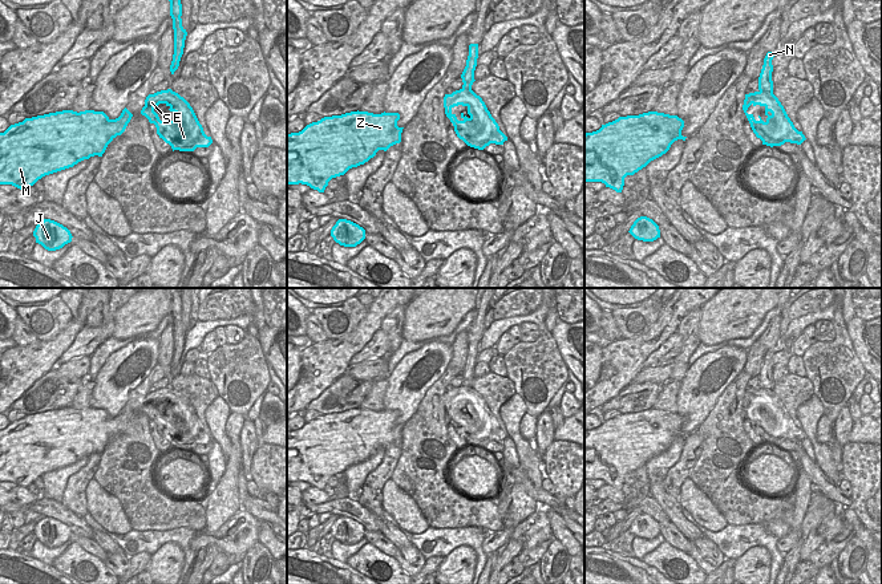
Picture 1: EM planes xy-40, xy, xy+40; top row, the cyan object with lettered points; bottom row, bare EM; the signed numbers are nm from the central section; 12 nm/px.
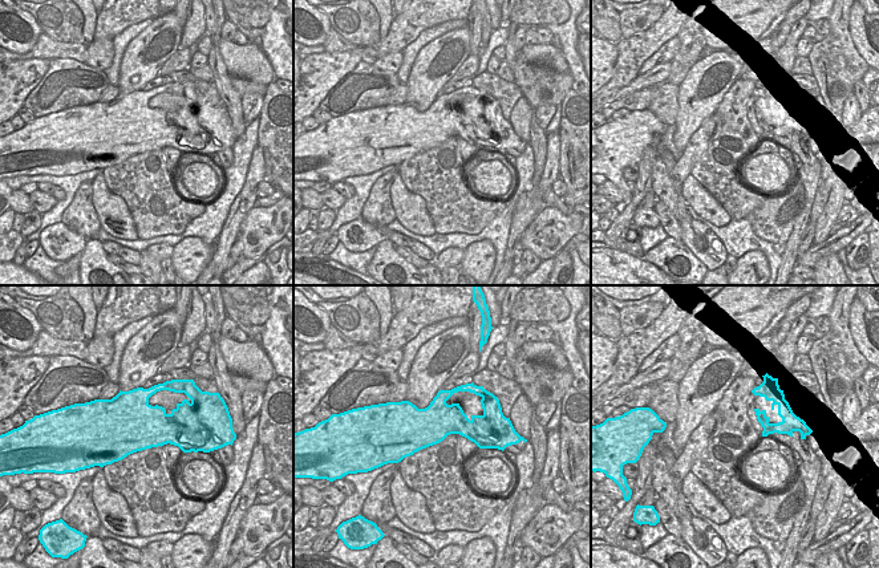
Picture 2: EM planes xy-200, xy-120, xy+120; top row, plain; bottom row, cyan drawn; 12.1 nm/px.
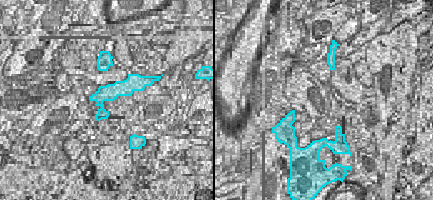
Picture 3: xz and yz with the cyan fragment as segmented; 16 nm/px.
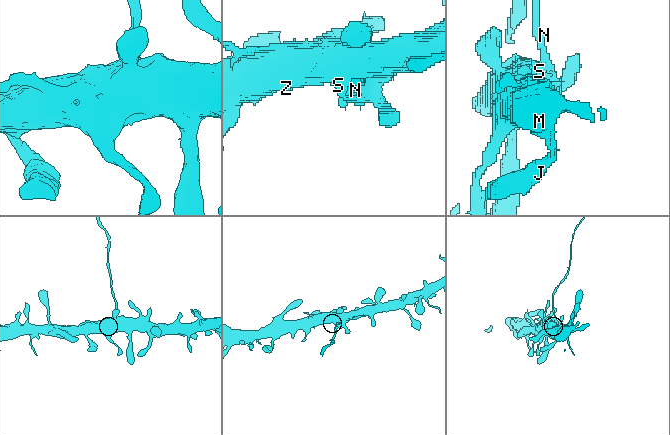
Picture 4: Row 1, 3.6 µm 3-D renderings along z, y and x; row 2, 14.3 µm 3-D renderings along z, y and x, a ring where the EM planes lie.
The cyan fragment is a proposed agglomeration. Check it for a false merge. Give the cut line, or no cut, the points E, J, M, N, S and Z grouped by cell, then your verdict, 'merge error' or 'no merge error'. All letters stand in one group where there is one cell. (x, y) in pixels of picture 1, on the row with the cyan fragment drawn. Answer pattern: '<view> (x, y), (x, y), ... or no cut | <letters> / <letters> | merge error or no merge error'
xy+40 (760, 89), (772, 93) | E J M S Z / N | merge error

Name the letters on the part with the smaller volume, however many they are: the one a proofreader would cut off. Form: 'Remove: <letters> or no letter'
Remove: N

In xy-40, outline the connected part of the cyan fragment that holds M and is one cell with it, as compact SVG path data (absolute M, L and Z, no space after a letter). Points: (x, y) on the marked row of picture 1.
M126 108L116 119L104 111L62 110L11 125L0 133L0 184L28 190L45 175L73 167L94 155L102 157L108 145L125 131L132 117Z

